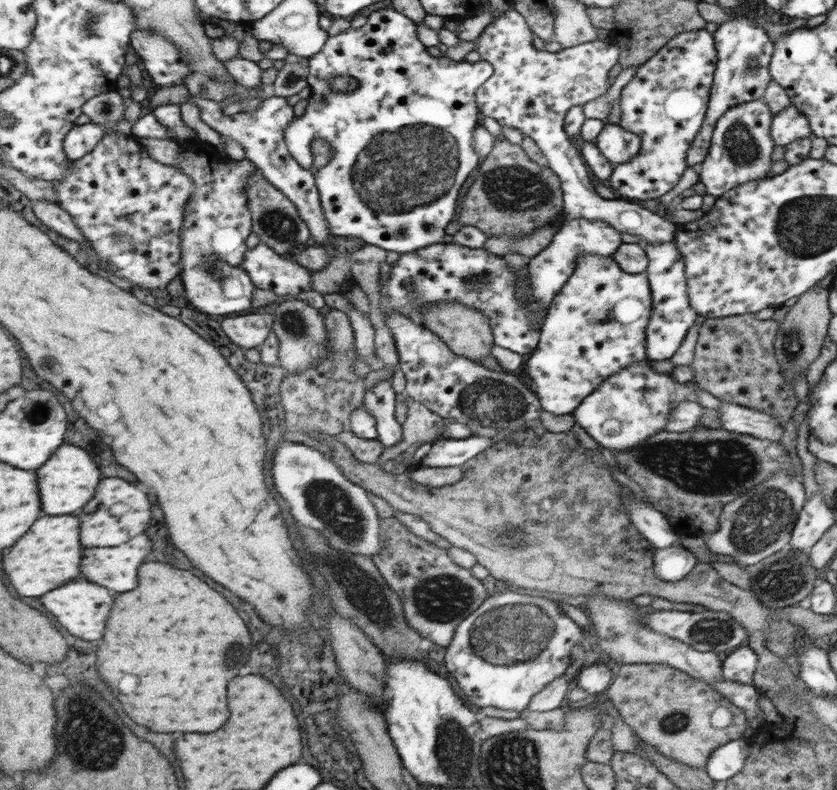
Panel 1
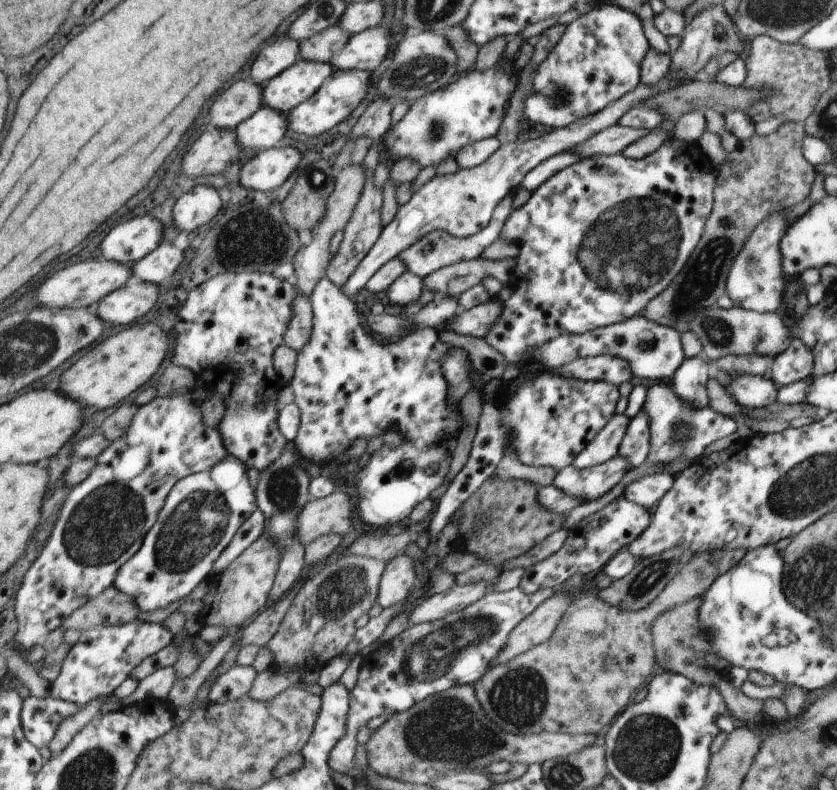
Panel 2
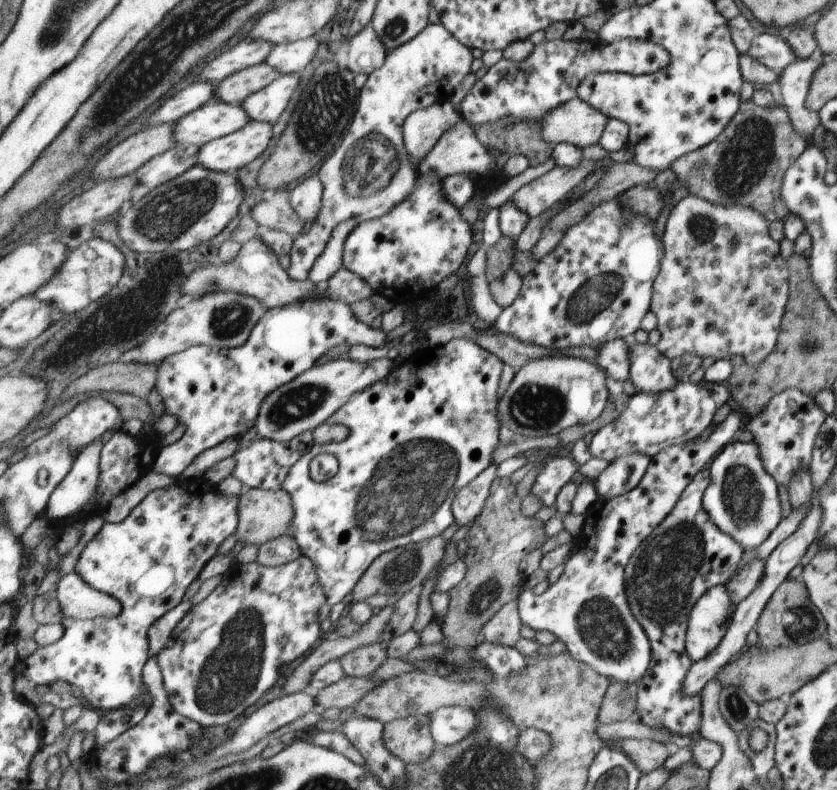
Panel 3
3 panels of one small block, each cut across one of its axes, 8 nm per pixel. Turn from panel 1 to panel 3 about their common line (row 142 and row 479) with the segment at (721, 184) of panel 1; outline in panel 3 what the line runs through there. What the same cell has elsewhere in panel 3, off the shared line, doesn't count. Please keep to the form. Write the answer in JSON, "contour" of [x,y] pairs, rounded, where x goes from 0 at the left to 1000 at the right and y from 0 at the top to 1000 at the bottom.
{"contour":[[[867,562],[849,590],[849,616],[840,628],[840,639],[851,659],[864,673],[873,675],[889,691],[900,697],[913,686],[932,661],[932,633],[926,605],[910,590],[903,562]]]}

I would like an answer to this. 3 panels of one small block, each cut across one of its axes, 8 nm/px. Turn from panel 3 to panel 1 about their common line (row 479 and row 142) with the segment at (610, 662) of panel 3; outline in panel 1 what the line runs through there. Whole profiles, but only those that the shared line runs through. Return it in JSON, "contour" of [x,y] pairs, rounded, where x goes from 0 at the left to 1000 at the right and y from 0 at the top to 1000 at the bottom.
{"contour":[[[843,37],[812,41],[796,58],[789,61],[779,73],[765,82],[753,104],[742,114],[743,152],[738,159],[762,170],[768,182],[765,194],[755,204],[734,210],[731,224],[723,232],[736,243],[740,251],[786,252],[808,235],[808,230],[822,213],[820,197],[827,180],[839,163],[846,141],[851,99],[854,99],[855,81],[859,78],[853,58],[855,53]]]}

